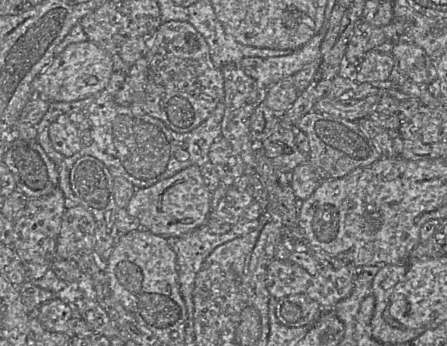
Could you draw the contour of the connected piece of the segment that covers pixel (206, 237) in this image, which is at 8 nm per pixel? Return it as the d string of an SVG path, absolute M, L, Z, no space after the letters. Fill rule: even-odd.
M263 217L241 218L225 233L215 233L208 225L194 232L173 239L172 245L179 262L179 290L188 310L193 304L193 285L209 255L220 245L252 230L263 223Z

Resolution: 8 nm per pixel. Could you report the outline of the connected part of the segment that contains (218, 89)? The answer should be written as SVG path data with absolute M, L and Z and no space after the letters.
M182 20L162 22L147 59L149 75L141 103L172 129L182 132L195 129L223 99L222 70L215 65L206 40L192 24Z

